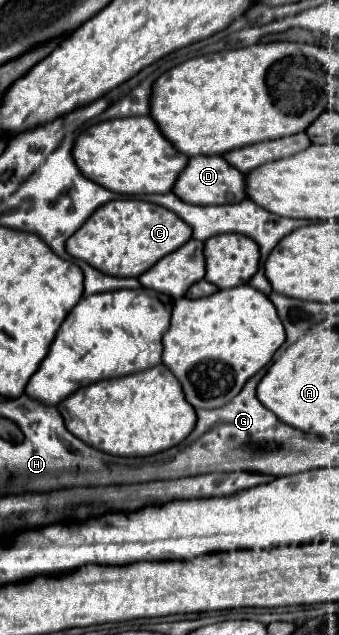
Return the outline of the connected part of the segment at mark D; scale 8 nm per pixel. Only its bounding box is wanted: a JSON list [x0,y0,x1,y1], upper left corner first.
[173,156,247,204]

